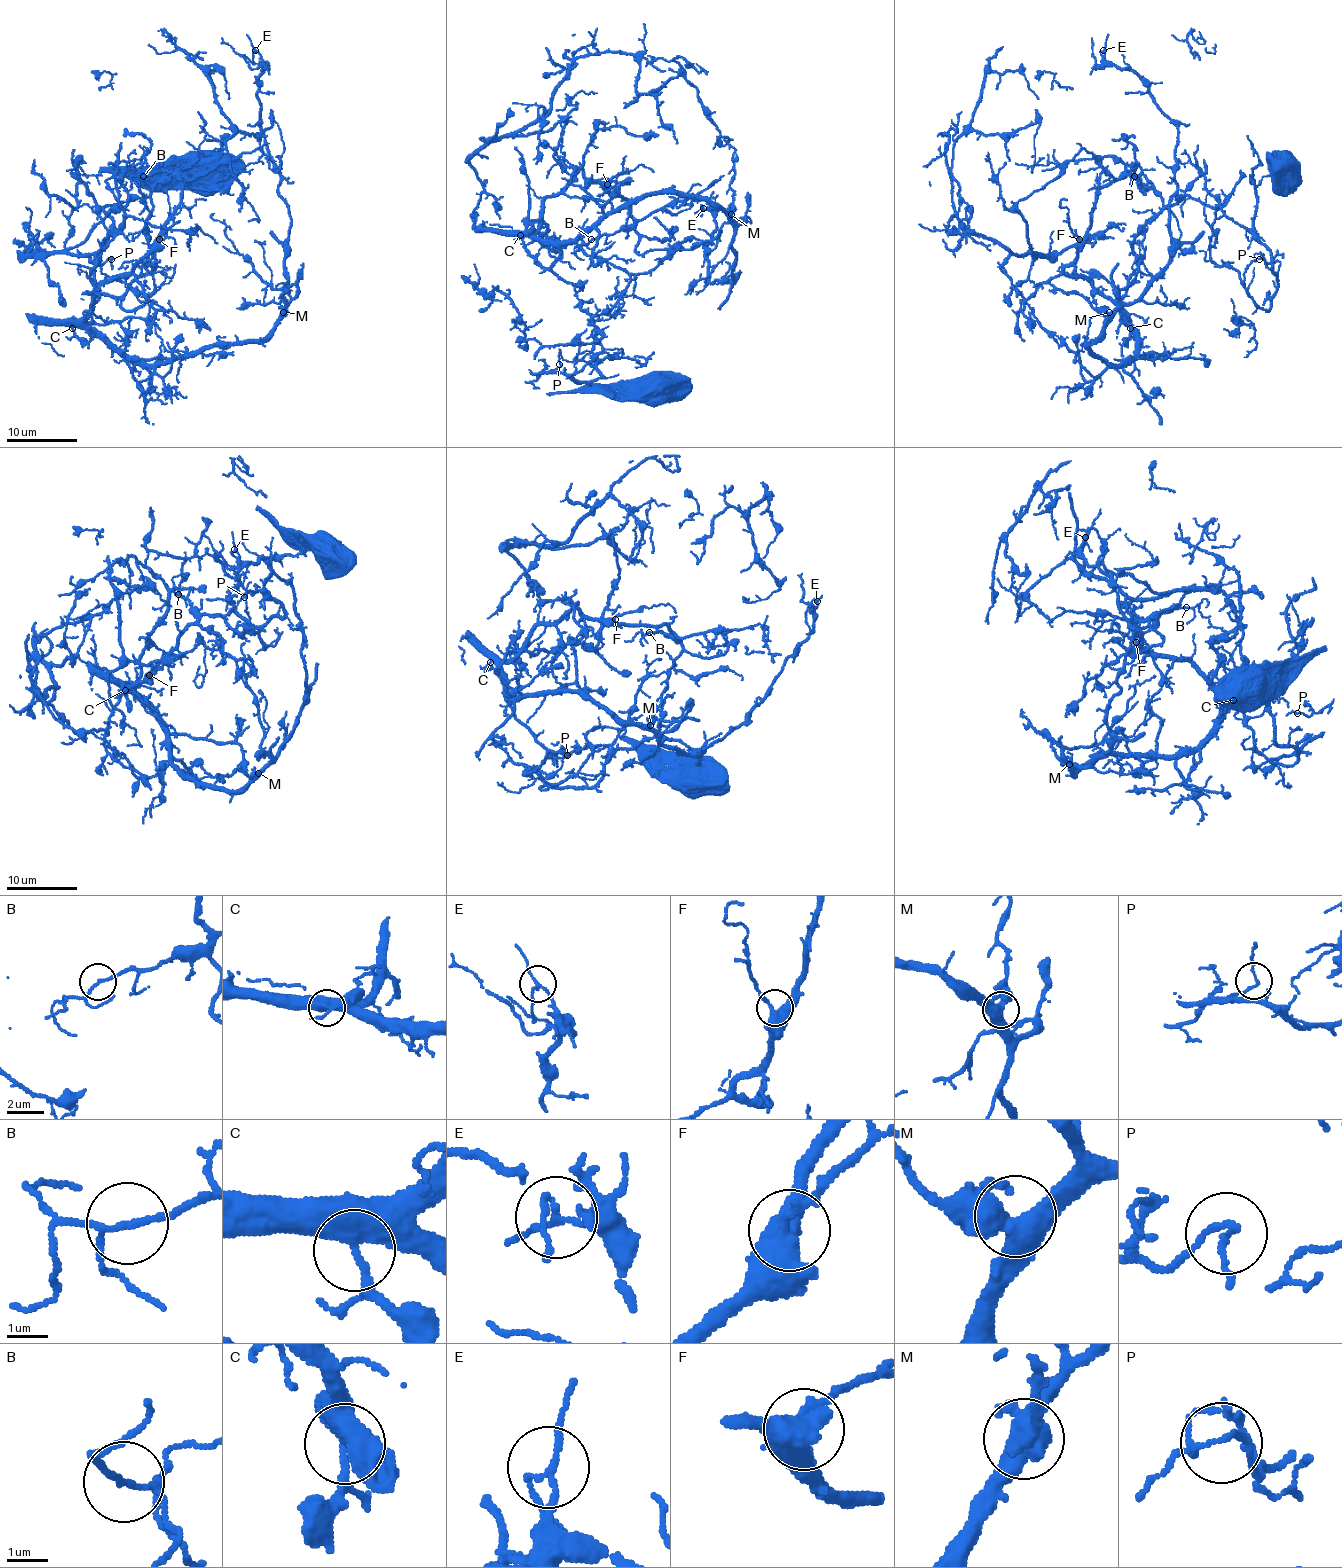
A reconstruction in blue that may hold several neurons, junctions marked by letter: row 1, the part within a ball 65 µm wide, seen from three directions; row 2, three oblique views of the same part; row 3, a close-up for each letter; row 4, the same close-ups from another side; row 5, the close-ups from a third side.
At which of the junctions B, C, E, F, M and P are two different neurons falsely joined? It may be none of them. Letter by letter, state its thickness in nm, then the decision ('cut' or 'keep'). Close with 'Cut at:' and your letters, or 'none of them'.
B: 120 nm thick; keep
C: 480 nm thick; keep
E: 130 nm thick; keep
F: 400 nm thick; keep
M: 480 nm thick; keep
P: 120 nm thick; keep
Cut at: none of them

